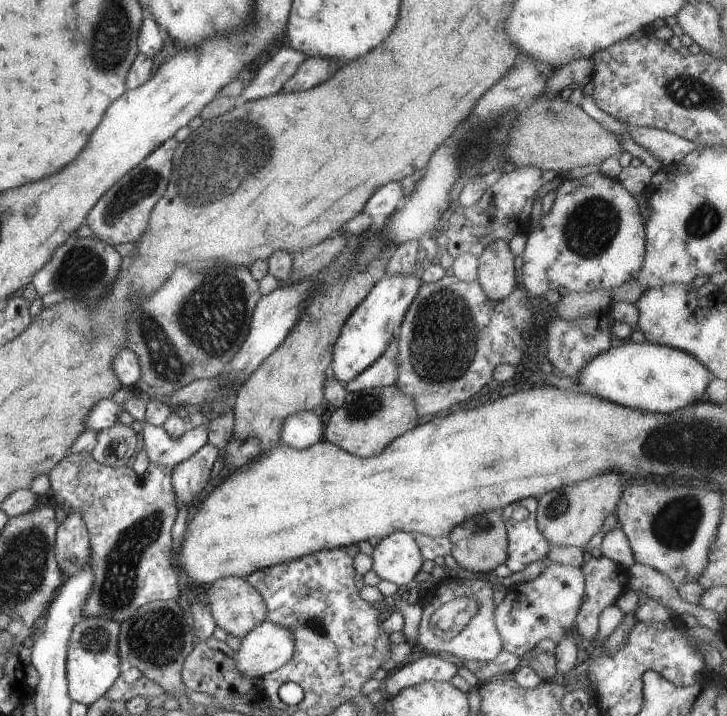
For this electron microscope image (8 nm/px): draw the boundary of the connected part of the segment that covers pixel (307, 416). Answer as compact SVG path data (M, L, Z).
M301 411L283 420L279 428L279 444L294 449L304 449L323 436L324 416L317 416L313 411Z

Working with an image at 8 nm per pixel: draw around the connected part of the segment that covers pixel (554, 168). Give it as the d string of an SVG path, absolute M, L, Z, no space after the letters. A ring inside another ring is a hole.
M559 94L541 96L531 106L517 112L513 118L511 140L503 150L509 162L516 167L537 166L557 174L588 164L601 164L605 158L621 152L617 136L603 130L603 126L587 116L581 107L571 104Z

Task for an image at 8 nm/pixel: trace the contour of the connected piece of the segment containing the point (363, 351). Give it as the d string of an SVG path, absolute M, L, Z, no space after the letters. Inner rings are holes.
M392 272L391 275L381 278L369 290L369 294L351 311L341 326L339 336L332 344L331 362L328 369L330 375L341 386L345 387L350 380L353 380L357 374L363 372L369 364L375 362L383 354L383 350L387 348L389 340L396 332L395 328L400 326L409 302L413 300L421 284L423 282L411 274Z

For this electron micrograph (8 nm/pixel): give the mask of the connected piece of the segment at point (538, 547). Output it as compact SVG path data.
M522 498L500 509L507 535L504 564L511 573L545 557L550 548L550 544L543 540L537 530L537 505L537 498Z

